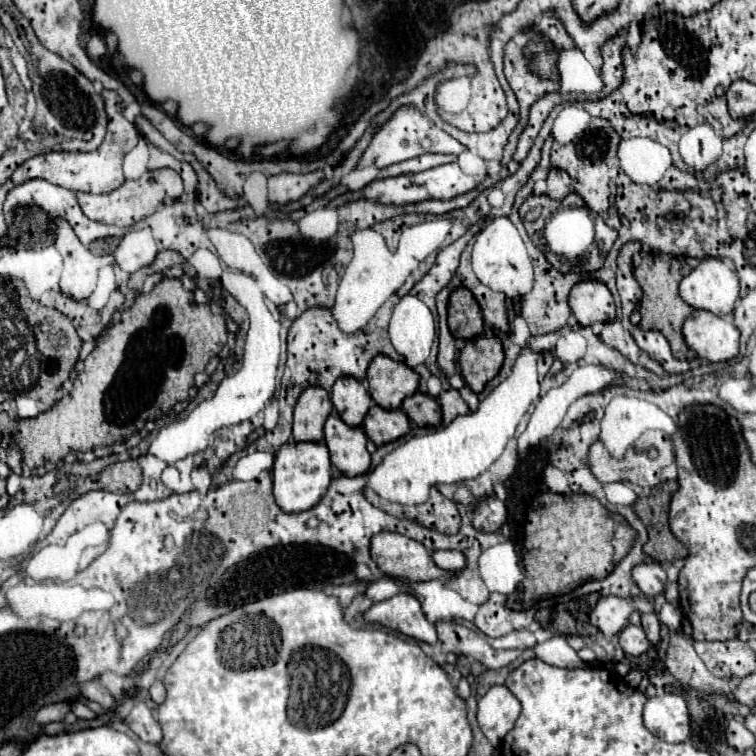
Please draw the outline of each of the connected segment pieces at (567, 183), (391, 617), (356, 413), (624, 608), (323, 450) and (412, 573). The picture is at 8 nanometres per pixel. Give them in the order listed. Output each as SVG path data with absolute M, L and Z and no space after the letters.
M549 170L547 176L547 196L553 200L563 200L571 192L571 178L563 170Z
M401 592L389 600L377 602L377 604L373 604L373 608L369 608L363 614L363 618L365 618L365 622L387 626L387 628L397 630L415 640L421 640L427 644L437 644L435 626L425 618L419 600L411 594Z
M339 378L331 390L331 400L339 418L353 428L361 428L363 418L373 404L369 392L355 378Z
M617 596L599 598L597 606L589 614L589 622L597 626L605 636L615 636L627 626L627 618L633 610L653 612L653 604L645 596L637 596L633 600L623 600Z
M299 442L283 444L275 456L273 466L273 496L283 512L295 514L305 512L319 504L331 482L331 462L329 450L323 442Z
M393 532L373 536L371 558L381 572L407 582L429 582L451 576L449 570L435 566L431 552L421 542Z

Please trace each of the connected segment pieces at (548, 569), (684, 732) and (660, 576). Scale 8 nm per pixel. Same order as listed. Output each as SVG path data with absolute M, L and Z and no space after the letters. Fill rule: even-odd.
M541 494L527 516L521 550L527 576L525 600L539 600L545 594L567 594L589 580L603 580L627 556L635 538L637 532L623 516L609 512L589 494Z
M661 692L647 700L643 712L645 726L665 742L685 742L691 736L689 712L681 694Z
M649 560L649 562L633 568L633 578L635 578L635 584L639 586L639 590L647 598L655 598L655 596L663 594L663 590L665 590L667 572L661 568L661 564Z

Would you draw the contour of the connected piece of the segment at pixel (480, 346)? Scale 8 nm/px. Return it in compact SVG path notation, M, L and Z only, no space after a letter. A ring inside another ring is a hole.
M497 336L493 338L475 338L465 344L459 356L459 366L467 386L479 394L485 384L493 380L503 364L503 346Z

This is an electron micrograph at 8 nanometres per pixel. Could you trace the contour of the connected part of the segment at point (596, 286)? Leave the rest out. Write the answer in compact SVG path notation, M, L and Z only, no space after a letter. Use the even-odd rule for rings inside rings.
M587 280L573 286L569 306L581 326L615 320L615 300L609 288L597 280Z

